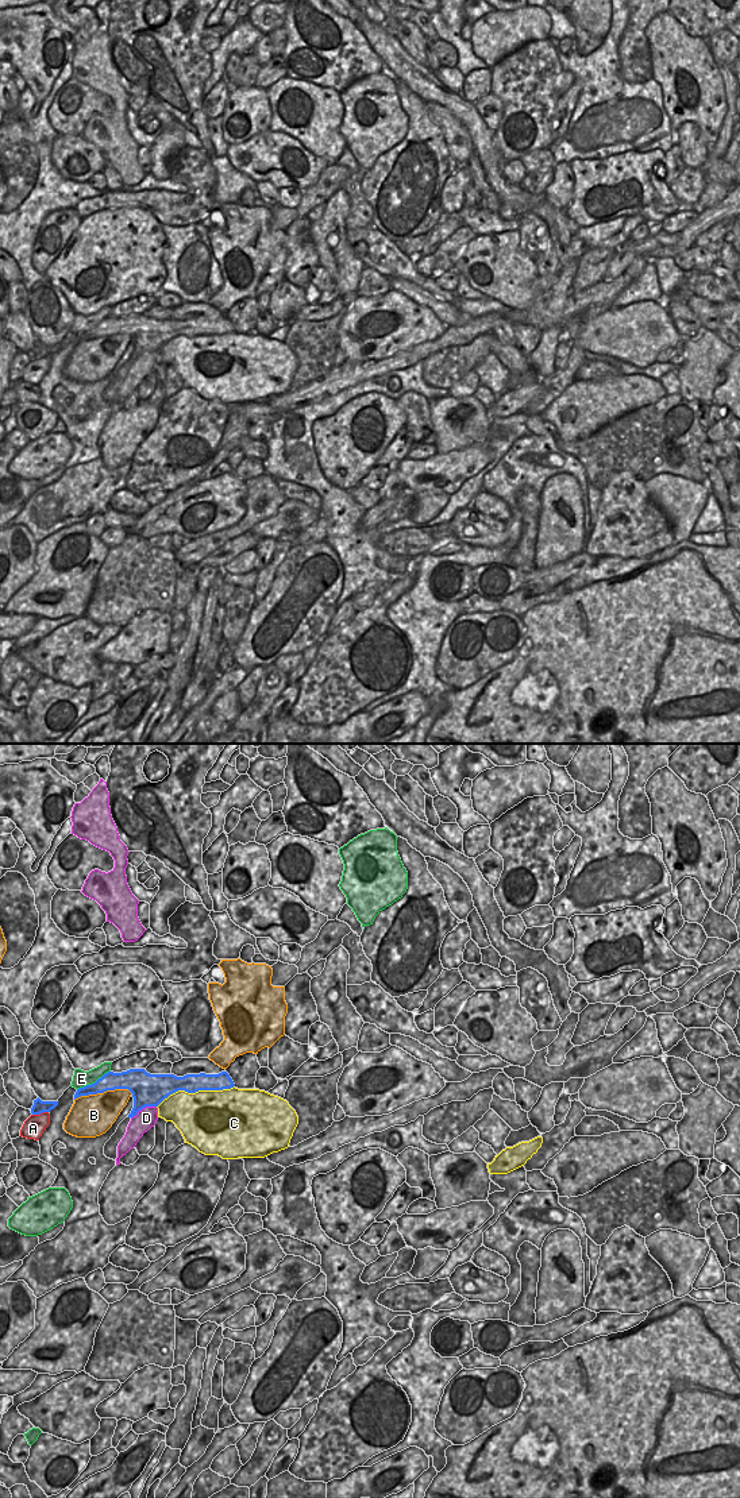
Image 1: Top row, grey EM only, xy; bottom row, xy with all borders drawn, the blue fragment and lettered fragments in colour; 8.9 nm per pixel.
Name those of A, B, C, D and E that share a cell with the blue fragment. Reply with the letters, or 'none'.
none

